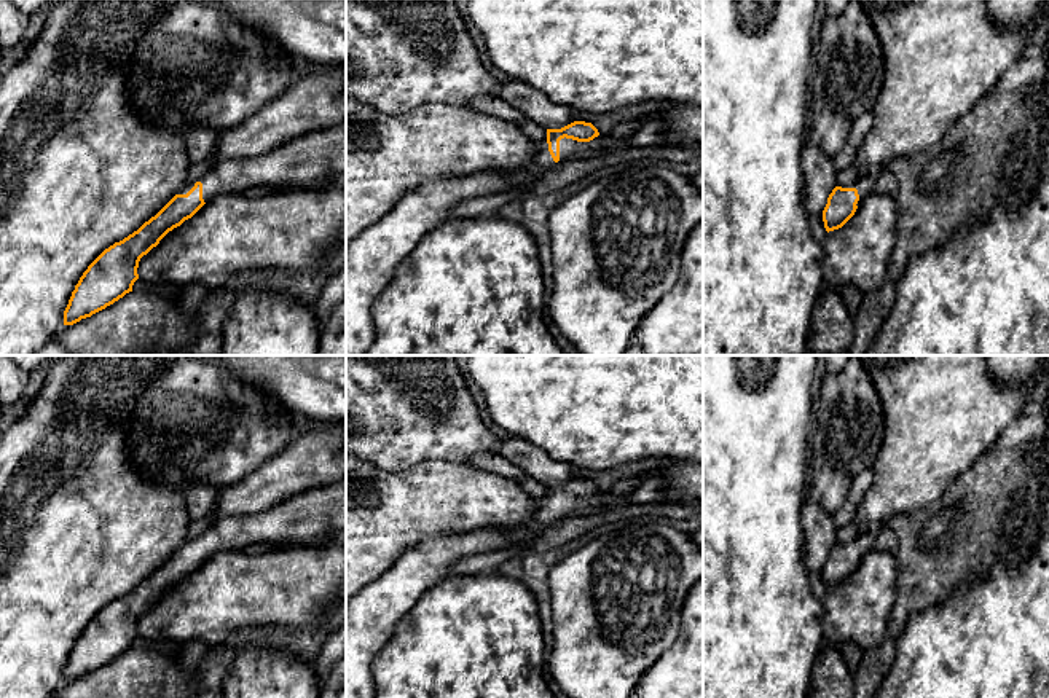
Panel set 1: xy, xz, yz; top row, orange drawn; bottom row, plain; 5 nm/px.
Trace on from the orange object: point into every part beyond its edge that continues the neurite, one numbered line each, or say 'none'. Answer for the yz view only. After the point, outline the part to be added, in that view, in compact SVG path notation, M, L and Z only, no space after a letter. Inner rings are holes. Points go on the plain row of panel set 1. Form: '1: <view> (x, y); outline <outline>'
1: yz (864, 542); outline M859 534L853 542L847 545L856 545L859 551L858 564L861 563L862 556L874 548L874 539L869 534Z

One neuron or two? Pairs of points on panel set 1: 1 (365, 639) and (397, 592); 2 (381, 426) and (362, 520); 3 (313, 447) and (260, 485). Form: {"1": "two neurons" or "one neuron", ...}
{"1": "one neuron", "2": "two neurons", "3": "one neuron"}

